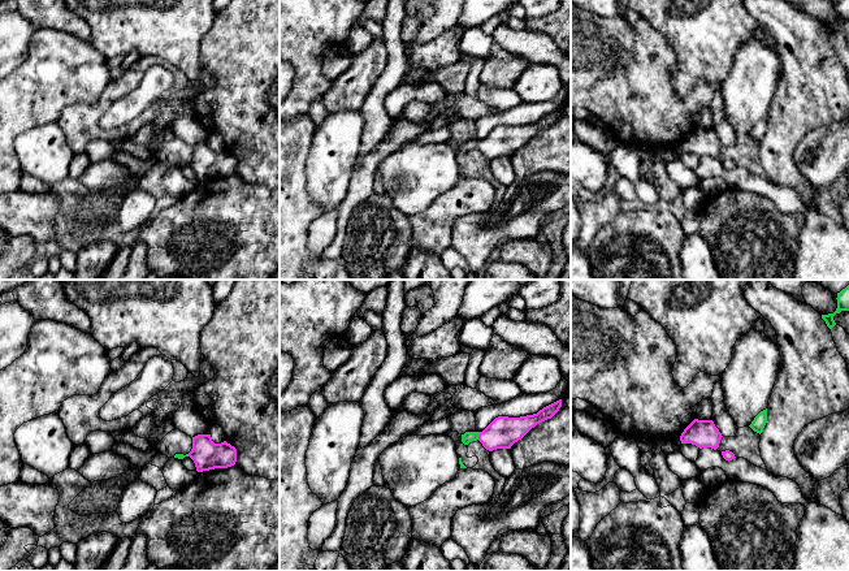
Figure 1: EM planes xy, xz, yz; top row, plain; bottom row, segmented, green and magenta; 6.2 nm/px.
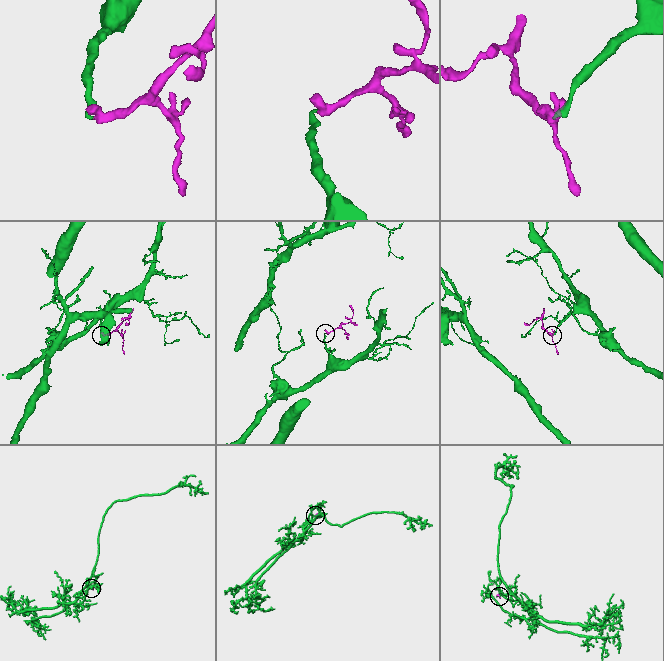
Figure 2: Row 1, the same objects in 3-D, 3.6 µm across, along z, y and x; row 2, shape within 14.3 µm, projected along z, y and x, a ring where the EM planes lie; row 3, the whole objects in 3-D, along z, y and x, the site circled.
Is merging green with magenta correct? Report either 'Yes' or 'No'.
Yes

